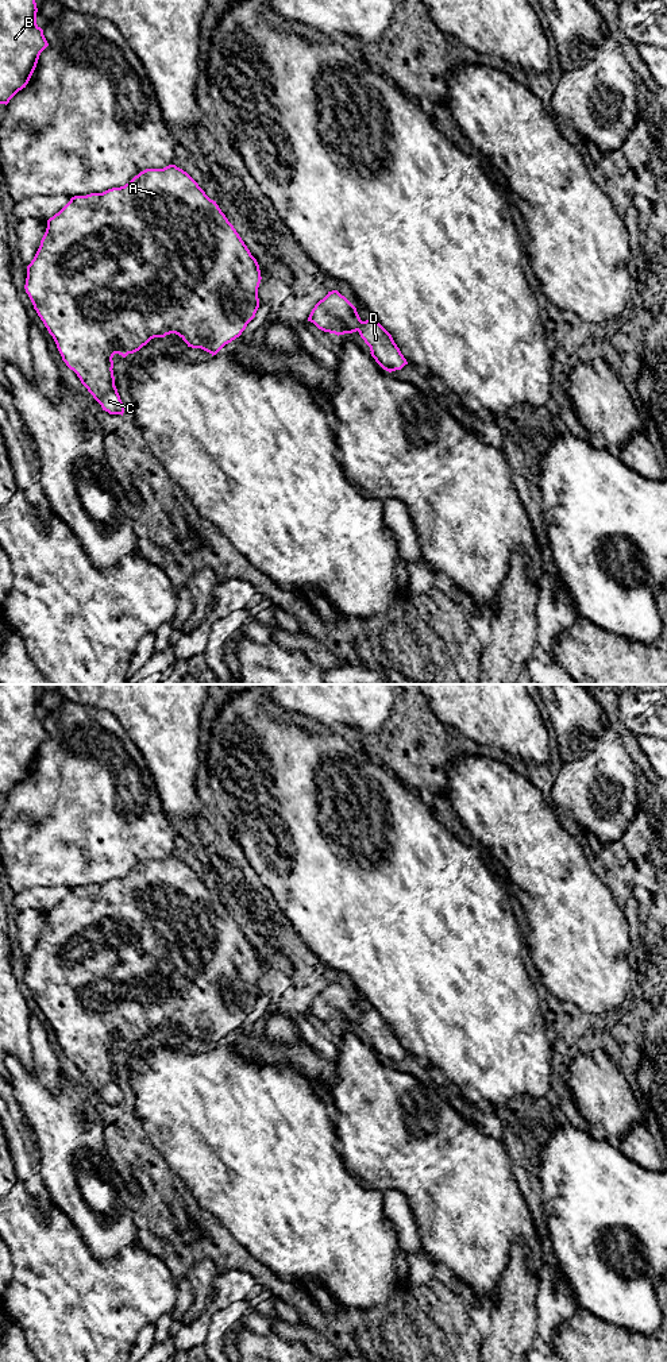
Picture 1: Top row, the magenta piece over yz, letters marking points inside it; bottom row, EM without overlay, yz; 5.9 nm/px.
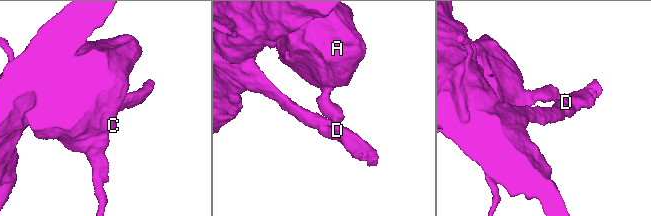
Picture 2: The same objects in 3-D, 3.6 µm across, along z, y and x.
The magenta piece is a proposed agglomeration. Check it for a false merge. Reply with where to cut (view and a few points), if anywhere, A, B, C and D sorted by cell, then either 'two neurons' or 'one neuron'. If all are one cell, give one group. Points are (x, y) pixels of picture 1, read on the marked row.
cut yz (363, 321), (358, 331); groups A C / B D; two neurons

